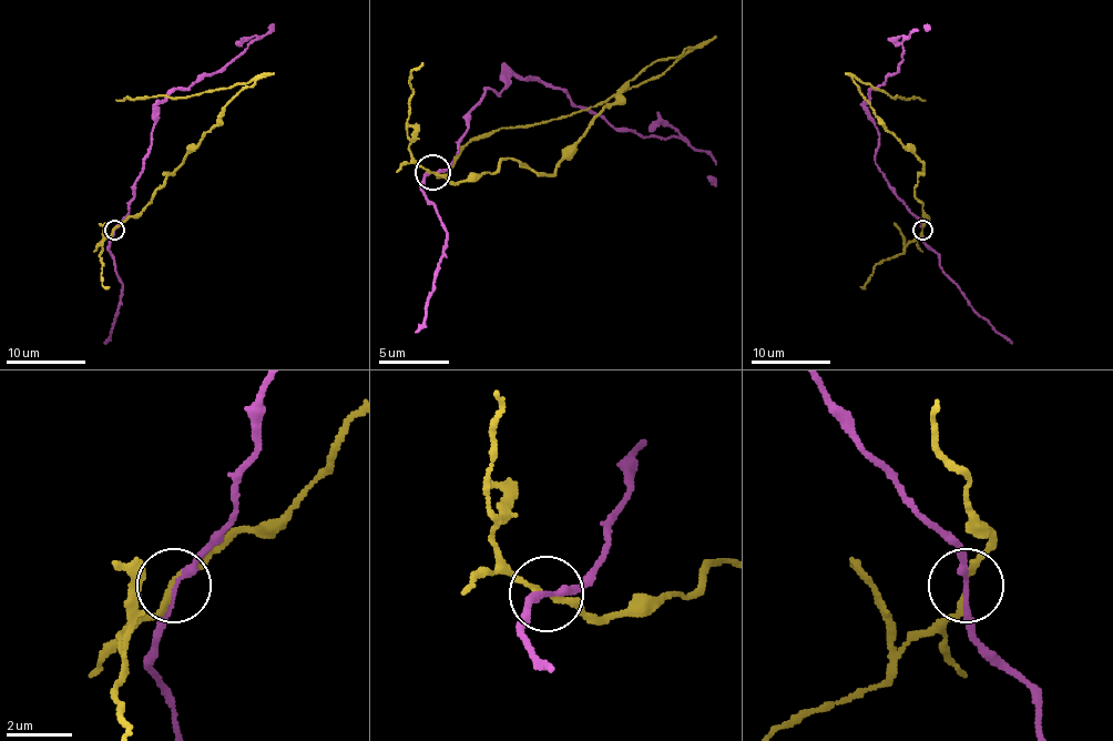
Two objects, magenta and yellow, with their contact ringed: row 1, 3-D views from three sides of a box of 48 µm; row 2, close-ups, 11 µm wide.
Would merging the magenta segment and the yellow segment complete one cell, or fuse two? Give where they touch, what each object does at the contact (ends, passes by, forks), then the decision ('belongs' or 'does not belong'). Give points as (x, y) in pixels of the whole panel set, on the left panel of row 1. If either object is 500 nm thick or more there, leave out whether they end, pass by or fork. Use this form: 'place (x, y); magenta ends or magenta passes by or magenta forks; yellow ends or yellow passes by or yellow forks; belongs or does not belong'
place (114, 230); magenta passes by; yellow passes by; does not belong

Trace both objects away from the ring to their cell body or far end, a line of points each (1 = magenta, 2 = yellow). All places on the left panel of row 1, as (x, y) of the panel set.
1: (113, 229), (129, 211), (157, 105), (175, 89), (221, 71), (273, 29), (271, 23)
2: (113, 229), (128, 217), (138, 215), (217, 123), (223, 109), (253, 83), (238, 83), (189, 98), (115, 99)

